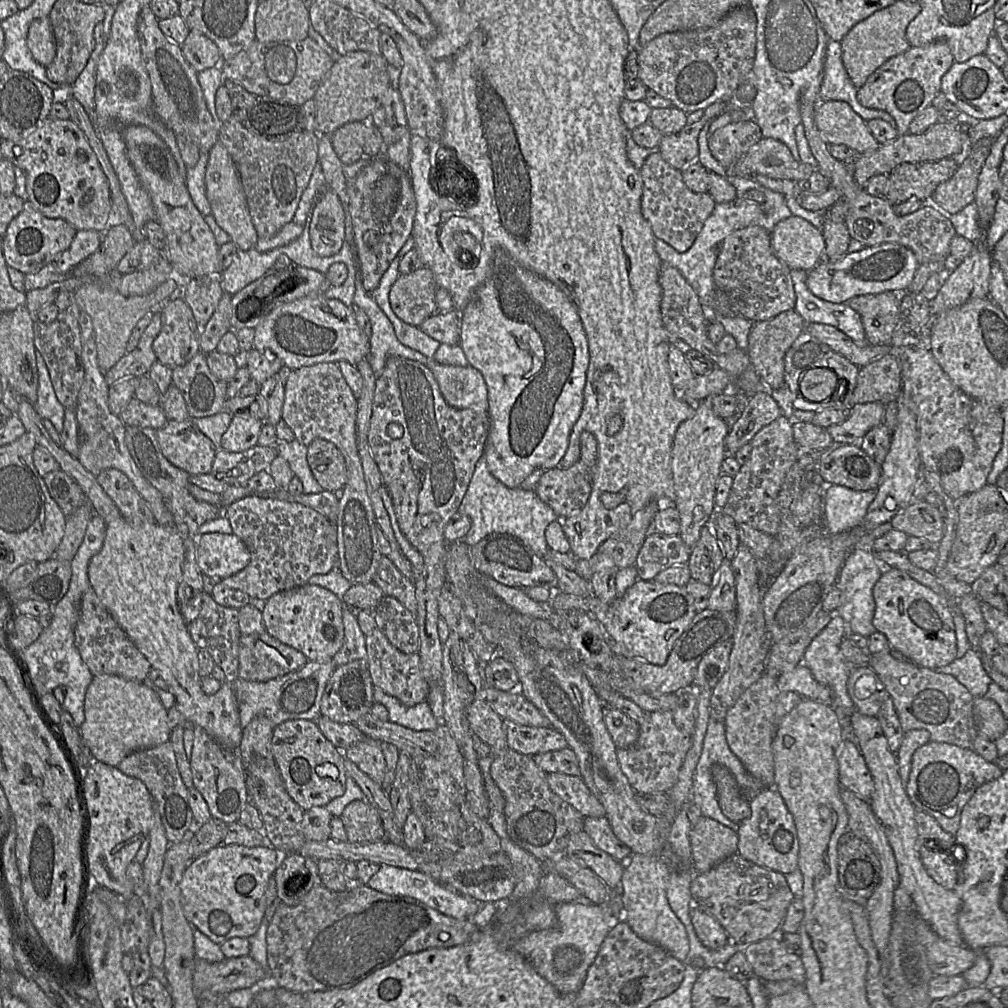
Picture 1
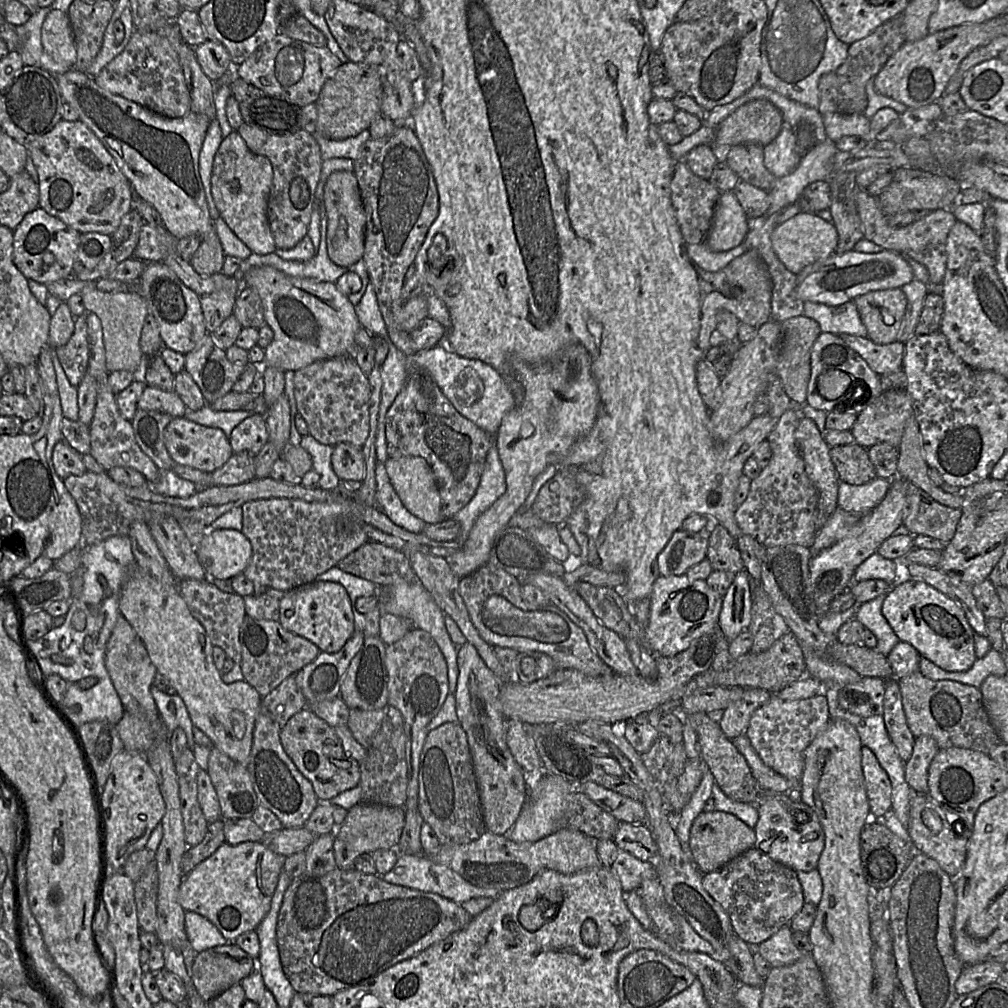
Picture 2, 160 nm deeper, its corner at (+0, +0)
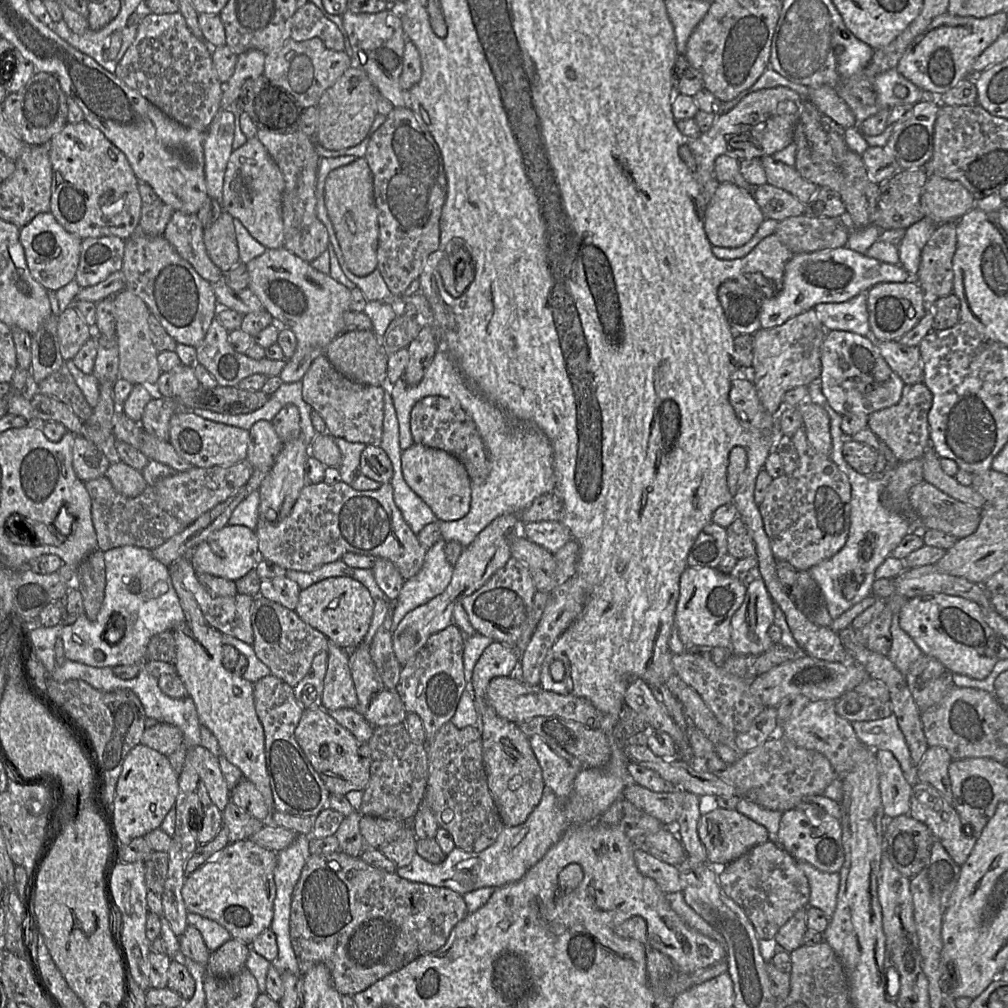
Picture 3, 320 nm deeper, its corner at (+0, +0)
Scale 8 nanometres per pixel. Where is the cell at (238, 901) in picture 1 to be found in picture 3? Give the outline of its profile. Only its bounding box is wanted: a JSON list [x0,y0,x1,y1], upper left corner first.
[181,839,276,945]

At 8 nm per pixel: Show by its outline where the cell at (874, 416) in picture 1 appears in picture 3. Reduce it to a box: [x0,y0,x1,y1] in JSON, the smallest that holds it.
[868,384,932,463]

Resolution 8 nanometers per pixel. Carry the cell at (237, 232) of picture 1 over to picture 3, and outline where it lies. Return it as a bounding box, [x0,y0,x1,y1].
[223,137,284,249]

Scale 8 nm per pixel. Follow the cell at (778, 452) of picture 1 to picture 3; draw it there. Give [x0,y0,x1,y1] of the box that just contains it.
[758,427,851,571]

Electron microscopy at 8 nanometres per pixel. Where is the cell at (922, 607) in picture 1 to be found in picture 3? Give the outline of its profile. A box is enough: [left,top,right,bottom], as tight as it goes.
[897,593,1000,679]

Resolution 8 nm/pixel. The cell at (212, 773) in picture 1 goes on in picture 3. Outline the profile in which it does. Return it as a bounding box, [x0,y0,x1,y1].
[230,778,271,822]

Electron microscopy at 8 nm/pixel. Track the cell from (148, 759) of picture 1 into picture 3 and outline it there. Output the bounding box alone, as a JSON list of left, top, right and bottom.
[197,783,223,845]

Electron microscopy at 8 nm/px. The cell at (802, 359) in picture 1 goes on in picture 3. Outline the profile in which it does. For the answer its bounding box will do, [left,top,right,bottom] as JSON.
[821,331,905,415]

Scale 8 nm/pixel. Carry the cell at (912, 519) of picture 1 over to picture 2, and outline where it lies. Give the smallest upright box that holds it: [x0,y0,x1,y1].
[902,479,961,542]

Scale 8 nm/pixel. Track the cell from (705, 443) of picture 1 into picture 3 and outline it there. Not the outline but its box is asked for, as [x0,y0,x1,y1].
[753,309,827,415]

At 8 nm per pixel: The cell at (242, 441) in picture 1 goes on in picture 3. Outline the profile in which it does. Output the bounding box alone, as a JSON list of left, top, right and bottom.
[246,420,283,472]

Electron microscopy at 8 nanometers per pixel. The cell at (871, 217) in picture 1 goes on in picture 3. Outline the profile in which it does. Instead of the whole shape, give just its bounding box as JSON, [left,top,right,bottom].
[915,221,957,301]

